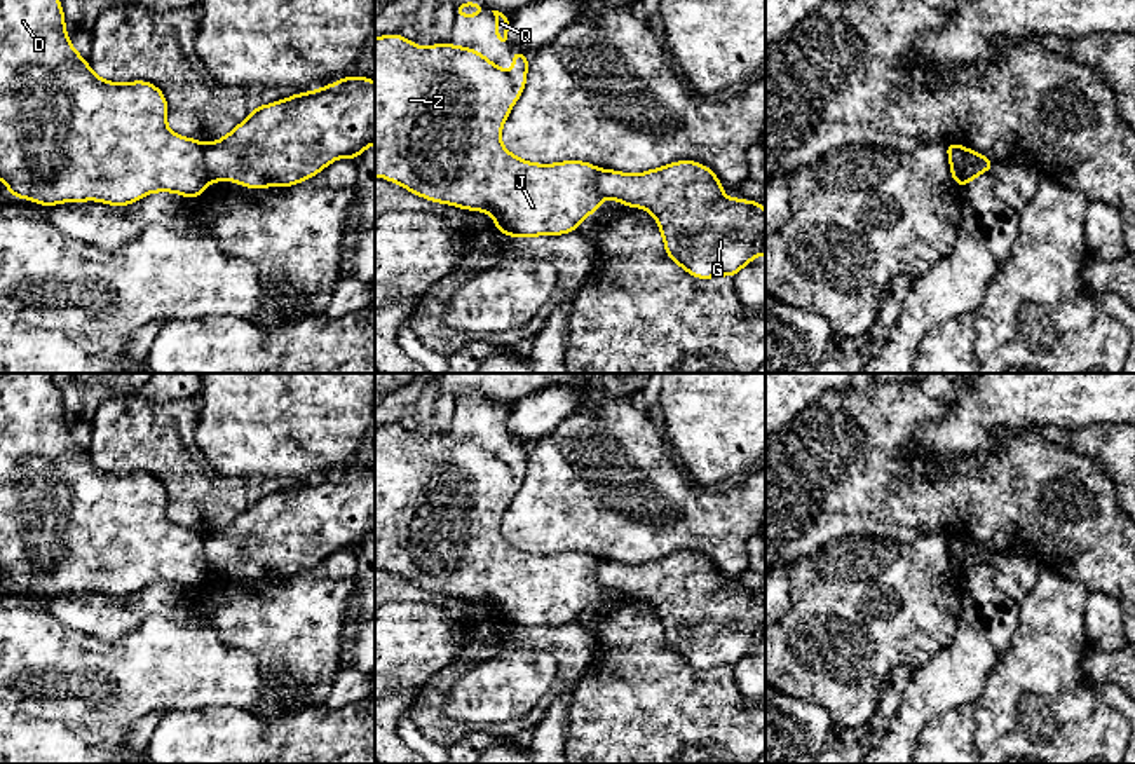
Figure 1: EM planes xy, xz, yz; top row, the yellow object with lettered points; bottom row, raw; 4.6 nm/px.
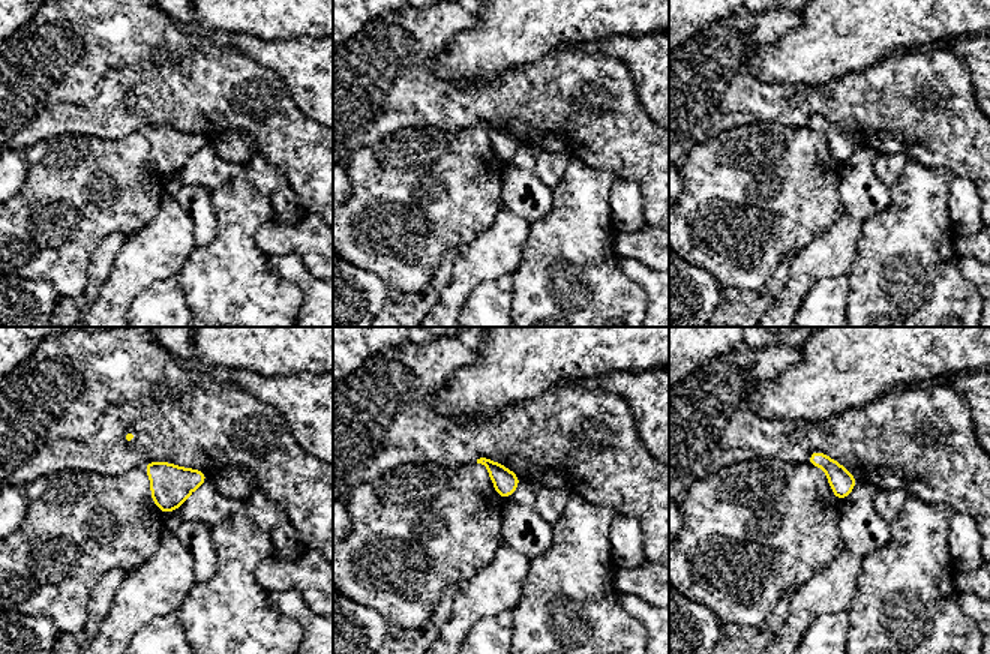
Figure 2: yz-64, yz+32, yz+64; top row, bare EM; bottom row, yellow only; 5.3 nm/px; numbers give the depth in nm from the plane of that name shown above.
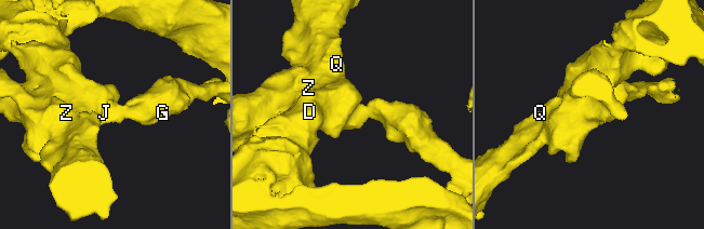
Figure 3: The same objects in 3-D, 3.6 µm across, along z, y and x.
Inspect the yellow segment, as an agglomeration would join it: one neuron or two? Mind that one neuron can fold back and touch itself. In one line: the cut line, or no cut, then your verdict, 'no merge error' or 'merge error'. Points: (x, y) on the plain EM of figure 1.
no cut; no merge error

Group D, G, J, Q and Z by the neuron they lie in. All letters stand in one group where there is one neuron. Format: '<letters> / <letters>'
D G J Q Z

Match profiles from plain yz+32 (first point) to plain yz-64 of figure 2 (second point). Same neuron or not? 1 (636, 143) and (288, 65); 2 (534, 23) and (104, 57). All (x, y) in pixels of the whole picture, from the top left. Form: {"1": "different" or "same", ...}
{"1": "different", "2": "different"}

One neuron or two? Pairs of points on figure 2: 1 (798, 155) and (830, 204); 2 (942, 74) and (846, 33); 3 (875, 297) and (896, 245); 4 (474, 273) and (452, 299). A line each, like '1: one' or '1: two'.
1: one
2: two
3: one
4: one

